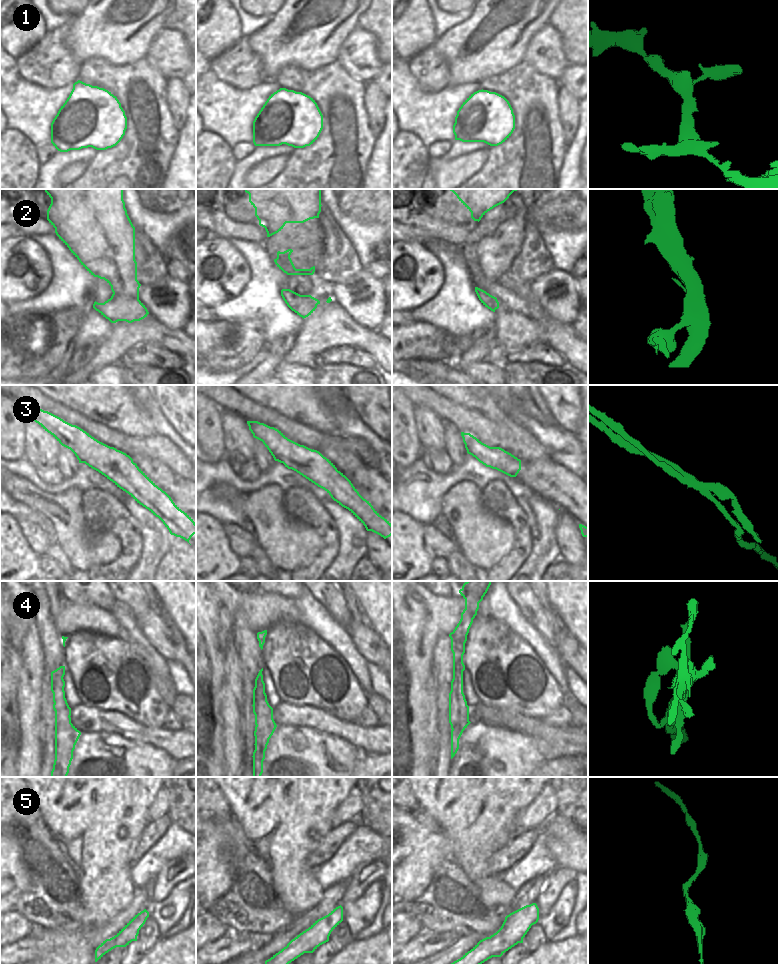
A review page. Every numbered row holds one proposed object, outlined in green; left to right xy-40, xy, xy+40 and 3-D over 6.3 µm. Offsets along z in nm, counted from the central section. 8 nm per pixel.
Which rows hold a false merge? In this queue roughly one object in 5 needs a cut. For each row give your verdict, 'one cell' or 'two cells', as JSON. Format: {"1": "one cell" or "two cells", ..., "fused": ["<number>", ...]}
{"1": "one cell", "2": "one cell", "3": "two cells", "4": "two cells", "5": "one cell", "fused": ["3", "4"]}

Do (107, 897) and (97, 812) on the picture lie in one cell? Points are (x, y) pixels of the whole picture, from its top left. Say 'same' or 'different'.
same

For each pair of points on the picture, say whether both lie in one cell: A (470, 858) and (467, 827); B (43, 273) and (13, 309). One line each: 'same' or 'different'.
A: same
B: different

